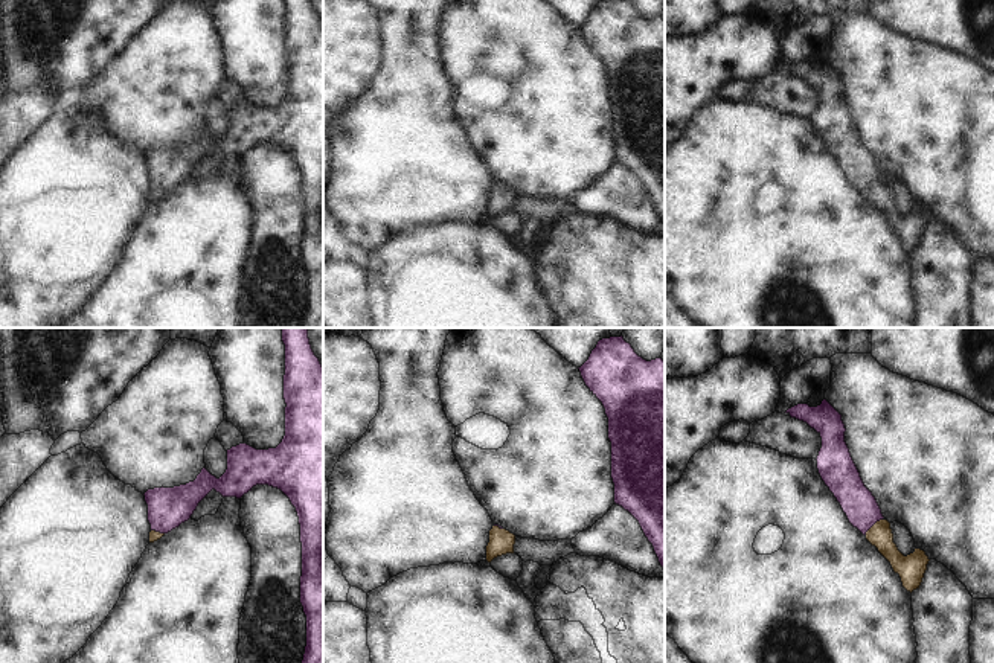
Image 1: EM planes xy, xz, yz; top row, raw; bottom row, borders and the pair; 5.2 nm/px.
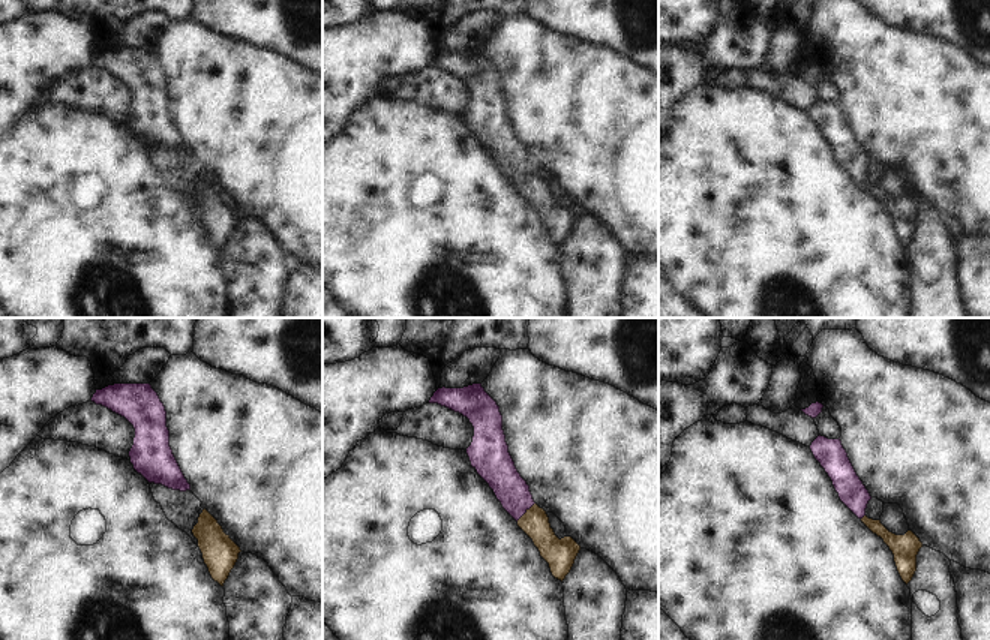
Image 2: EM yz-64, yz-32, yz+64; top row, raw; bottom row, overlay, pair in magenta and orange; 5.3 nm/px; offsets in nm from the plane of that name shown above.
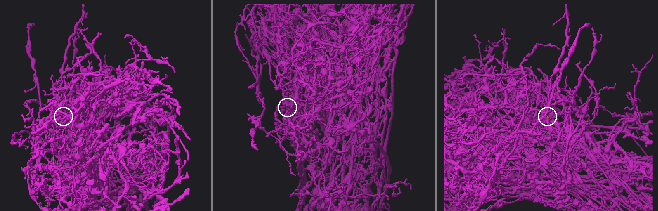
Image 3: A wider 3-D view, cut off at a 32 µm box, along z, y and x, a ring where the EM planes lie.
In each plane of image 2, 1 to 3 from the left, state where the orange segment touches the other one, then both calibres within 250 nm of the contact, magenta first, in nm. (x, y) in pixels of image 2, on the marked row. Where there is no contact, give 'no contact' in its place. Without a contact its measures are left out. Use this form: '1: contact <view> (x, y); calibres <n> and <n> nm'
1: no contact
2: contact yz-32 (525, 511); calibres 180 and 150 nm
3: contact yz+64 (863, 516); calibres 150 and 110 nm

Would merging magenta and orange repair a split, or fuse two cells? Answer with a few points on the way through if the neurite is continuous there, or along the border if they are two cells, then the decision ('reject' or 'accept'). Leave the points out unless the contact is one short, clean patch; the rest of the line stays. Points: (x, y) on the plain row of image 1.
runs through yz (857, 160), (872, 183), (880, 194); accept

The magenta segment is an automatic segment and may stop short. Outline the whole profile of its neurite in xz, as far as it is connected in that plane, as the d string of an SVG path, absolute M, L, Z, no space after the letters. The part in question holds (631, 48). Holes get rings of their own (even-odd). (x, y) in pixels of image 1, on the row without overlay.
M598 0L578 27L608 76L614 162L639 180L665 229L665 20L643 18L627 0Z

